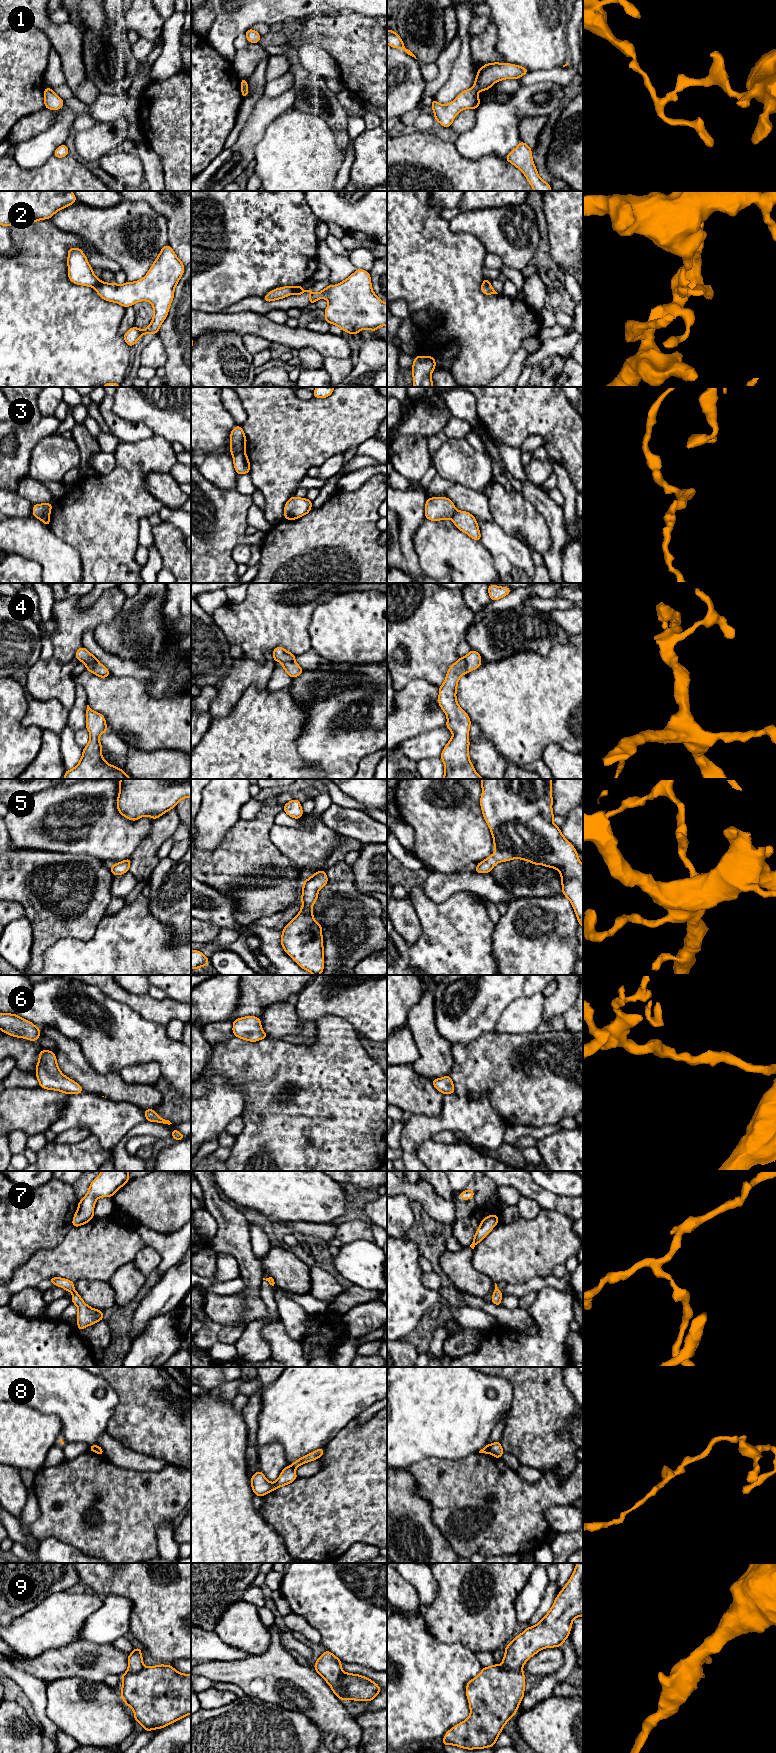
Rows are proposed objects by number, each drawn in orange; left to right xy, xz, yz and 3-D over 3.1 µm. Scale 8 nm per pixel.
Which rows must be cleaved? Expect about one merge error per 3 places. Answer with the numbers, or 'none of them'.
1, 2, 3, 8

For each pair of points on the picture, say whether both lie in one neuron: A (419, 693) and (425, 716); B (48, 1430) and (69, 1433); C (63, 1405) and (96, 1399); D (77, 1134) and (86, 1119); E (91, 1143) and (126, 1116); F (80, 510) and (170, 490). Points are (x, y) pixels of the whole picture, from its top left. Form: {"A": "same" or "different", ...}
{"A": "same", "B": "different", "C": "same", "D": "different", "E": "different", "F": "different"}

